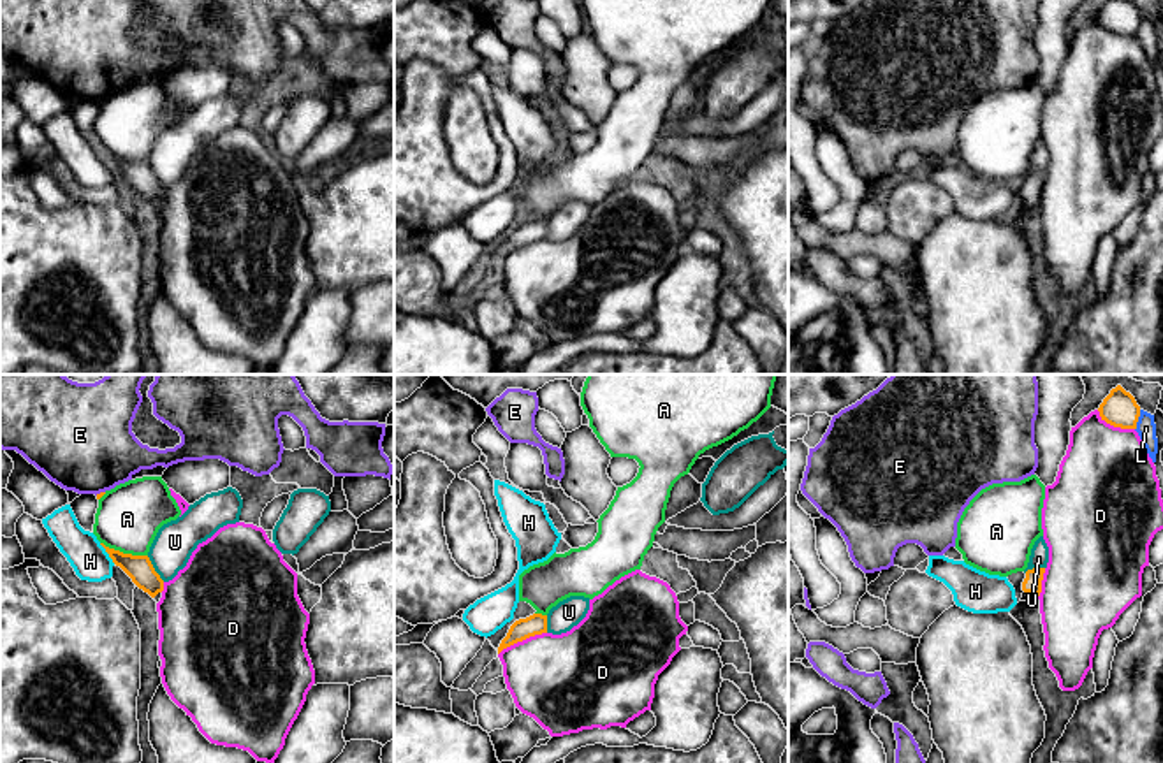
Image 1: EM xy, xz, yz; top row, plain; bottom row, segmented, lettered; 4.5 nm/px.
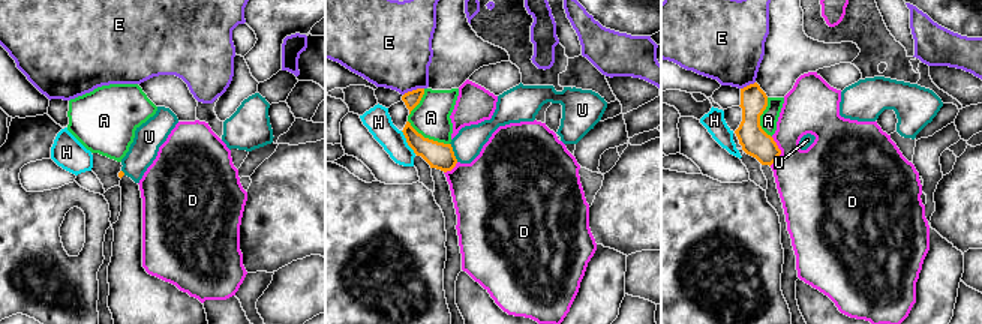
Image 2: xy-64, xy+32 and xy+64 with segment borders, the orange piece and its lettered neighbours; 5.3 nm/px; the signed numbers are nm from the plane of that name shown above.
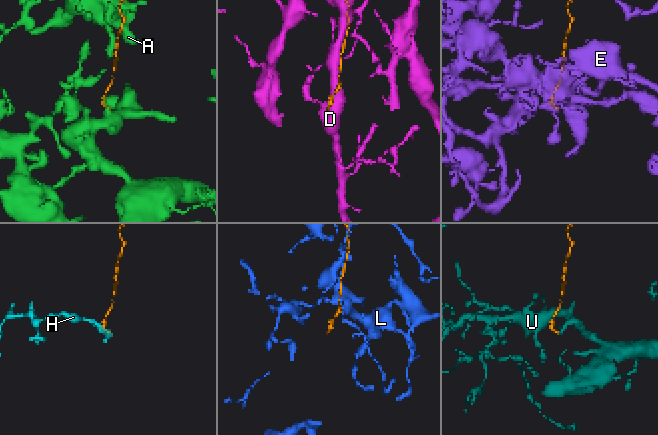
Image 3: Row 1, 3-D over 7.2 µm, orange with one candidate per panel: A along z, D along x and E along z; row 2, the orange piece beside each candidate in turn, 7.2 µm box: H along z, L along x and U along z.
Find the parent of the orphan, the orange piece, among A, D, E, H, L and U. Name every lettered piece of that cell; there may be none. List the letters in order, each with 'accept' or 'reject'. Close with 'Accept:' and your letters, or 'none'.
A: reject
D: reject
E: reject
H: reject
L: reject
U: reject
Accept: none

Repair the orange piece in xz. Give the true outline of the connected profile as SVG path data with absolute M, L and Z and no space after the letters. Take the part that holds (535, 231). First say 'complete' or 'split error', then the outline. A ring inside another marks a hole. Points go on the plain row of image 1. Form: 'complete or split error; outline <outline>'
complete; outline M533 220L526 225L519 225L510 232L507 243L501 246L498 260L517 248L542 239L547 239L547 222Z

